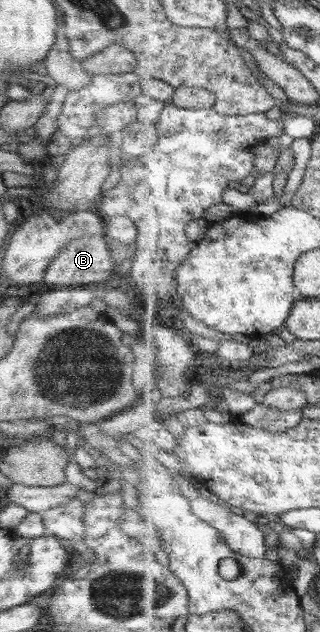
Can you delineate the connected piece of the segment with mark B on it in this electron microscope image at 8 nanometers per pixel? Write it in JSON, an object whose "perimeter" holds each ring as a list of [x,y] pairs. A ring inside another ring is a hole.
{"perimeter":[[[83,235],[79,239],[68,241],[63,248],[59,250],[57,256],[53,256],[53,260],[43,272],[41,283],[45,285],[93,285],[95,281],[101,281],[105,277],[109,277],[109,273],[113,271],[113,263],[106,244],[107,238],[103,235]]]}

